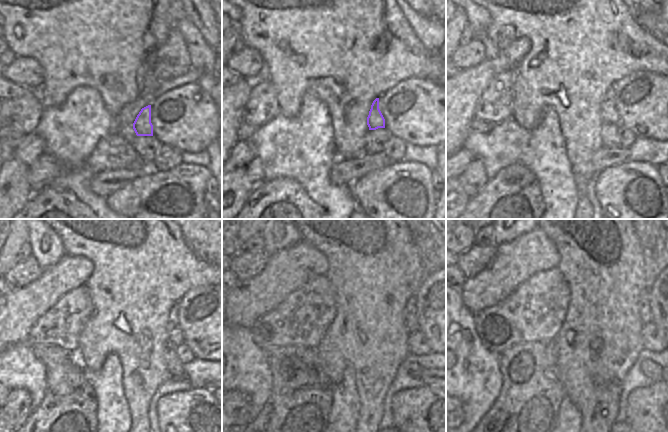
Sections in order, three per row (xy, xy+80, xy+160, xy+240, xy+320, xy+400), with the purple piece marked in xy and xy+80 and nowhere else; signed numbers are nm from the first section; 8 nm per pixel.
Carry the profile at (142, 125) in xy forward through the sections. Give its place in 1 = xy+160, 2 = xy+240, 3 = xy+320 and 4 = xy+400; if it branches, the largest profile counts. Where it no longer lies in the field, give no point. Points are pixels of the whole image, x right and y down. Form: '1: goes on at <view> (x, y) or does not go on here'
1: goes on at xy+160 (609, 113)
2: goes on at xy+240 (174, 334)
3: goes on at xy+320 (411, 322)
4: goes on at xy+400 (644, 311)

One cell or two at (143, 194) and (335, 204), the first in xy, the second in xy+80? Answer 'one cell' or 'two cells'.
two cells

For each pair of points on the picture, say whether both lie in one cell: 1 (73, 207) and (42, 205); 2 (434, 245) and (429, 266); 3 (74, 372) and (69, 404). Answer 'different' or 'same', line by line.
1: same
2: same
3: same

